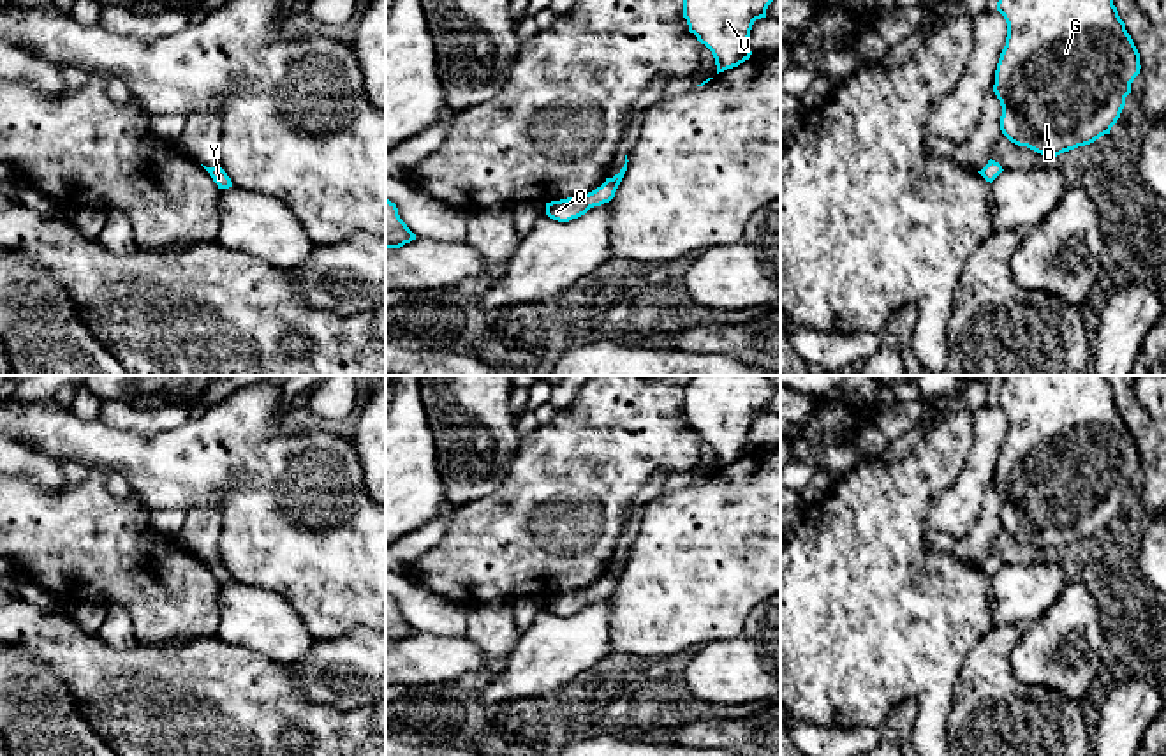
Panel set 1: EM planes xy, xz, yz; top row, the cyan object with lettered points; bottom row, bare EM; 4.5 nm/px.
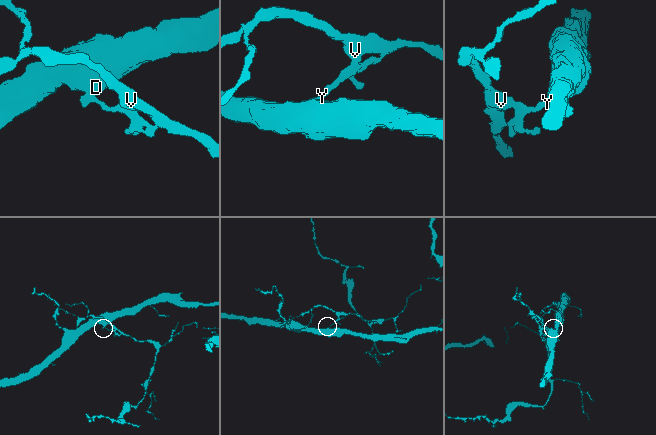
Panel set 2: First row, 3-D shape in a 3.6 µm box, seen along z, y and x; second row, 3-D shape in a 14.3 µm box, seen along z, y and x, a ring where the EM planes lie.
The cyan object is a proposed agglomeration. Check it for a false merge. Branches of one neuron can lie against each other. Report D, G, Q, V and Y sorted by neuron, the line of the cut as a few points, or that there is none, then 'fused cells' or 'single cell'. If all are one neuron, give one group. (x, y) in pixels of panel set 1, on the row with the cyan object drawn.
groups D G / Q V Y; cut xz (603, 184), (610, 191), (603, 201); fused cells

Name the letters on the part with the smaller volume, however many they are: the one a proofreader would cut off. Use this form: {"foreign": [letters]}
{"foreign": ["Q", "V", "Y"]}

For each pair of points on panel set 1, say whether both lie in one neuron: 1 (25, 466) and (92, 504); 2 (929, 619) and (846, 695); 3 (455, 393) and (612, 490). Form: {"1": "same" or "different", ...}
{"1": "different", "2": "same", "3": "different"}

